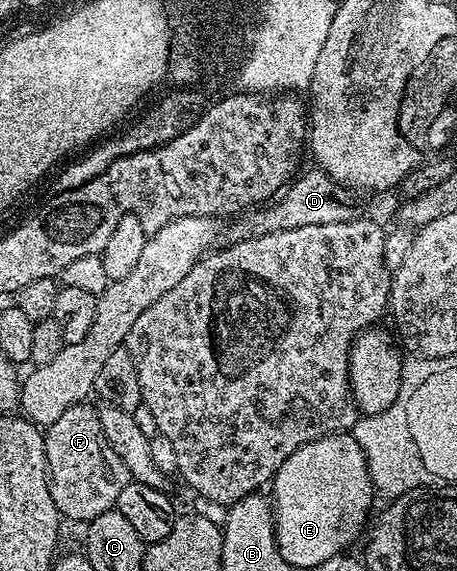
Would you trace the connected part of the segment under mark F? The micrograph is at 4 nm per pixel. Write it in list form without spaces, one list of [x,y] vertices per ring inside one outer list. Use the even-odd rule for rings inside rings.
[[[80,402],[64,409],[64,414],[44,431],[52,501],[63,520],[75,519],[79,525],[100,517],[100,513],[115,510],[120,489],[132,482],[128,469],[124,469],[124,461],[112,453],[112,445],[108,445],[108,437],[100,429],[97,410],[86,406],[90,405]]]

